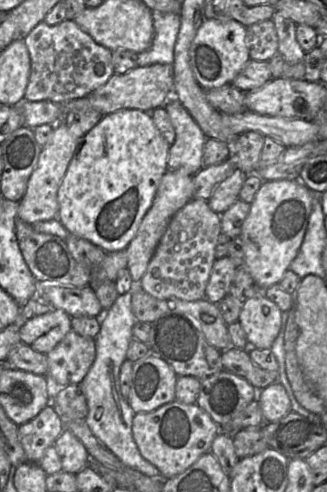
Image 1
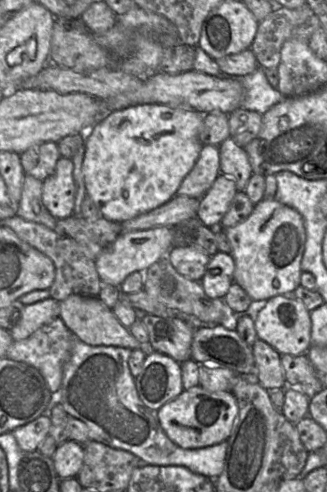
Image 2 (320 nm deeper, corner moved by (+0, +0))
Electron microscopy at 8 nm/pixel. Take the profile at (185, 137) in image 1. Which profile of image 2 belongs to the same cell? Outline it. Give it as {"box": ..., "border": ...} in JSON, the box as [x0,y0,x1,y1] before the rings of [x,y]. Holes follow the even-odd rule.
{"box":[177,145,220,199],"border":[[[204,145],[194,167],[182,181],[177,193],[201,199],[220,174],[219,146]]]}

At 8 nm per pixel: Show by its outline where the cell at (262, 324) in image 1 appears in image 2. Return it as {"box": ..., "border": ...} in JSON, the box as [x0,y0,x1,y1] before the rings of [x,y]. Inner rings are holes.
{"box":[254,295,311,355],"border":[[[278,295],[259,305],[254,310],[254,322],[257,337],[280,355],[306,355],[311,347],[310,311],[293,295]]]}

